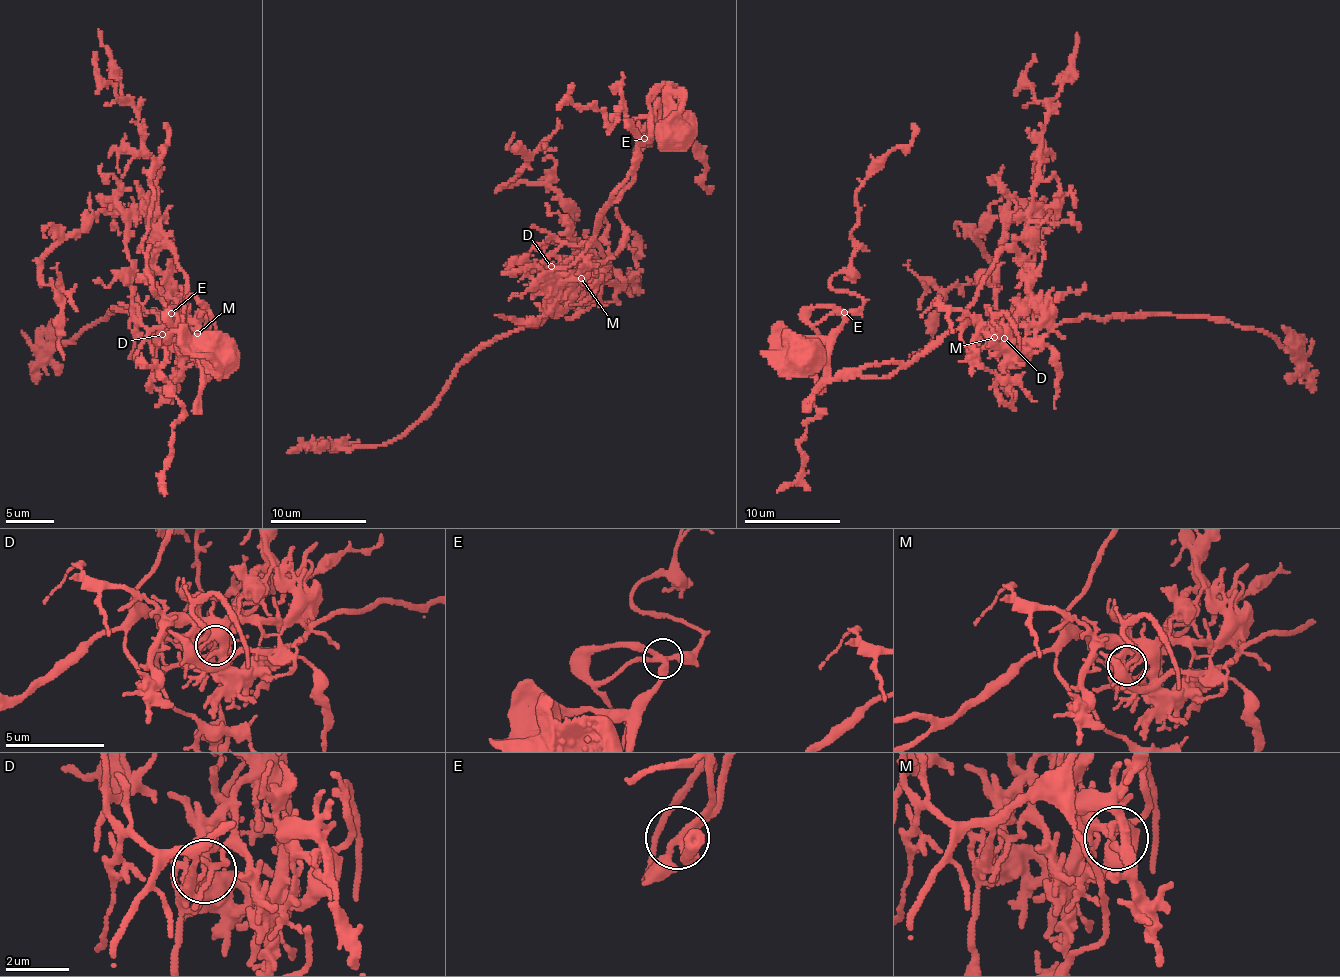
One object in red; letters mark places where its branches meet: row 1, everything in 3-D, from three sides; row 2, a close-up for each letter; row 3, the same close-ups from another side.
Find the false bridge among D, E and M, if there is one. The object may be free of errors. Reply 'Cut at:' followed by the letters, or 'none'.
Cut at: D

